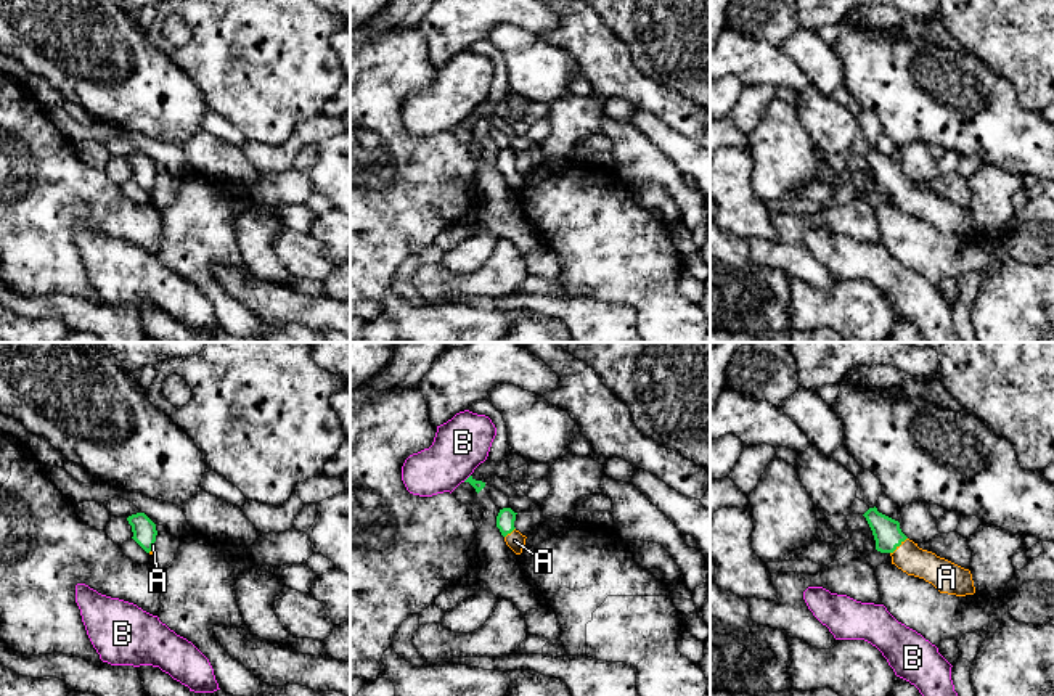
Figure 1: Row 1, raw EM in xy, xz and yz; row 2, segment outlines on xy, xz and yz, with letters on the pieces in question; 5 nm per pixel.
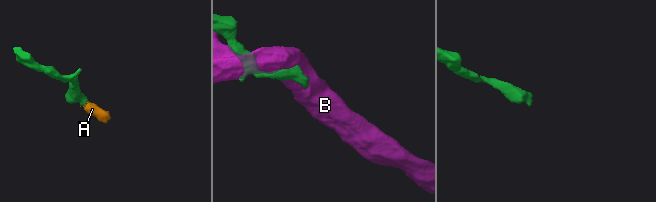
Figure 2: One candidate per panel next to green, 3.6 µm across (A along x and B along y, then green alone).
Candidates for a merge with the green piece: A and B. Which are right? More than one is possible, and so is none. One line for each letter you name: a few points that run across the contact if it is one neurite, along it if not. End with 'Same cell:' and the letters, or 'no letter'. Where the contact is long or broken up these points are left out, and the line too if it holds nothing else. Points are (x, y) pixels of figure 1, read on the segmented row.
A: line yz (887, 534), (898, 545), (908, 556)
Same cell: A

